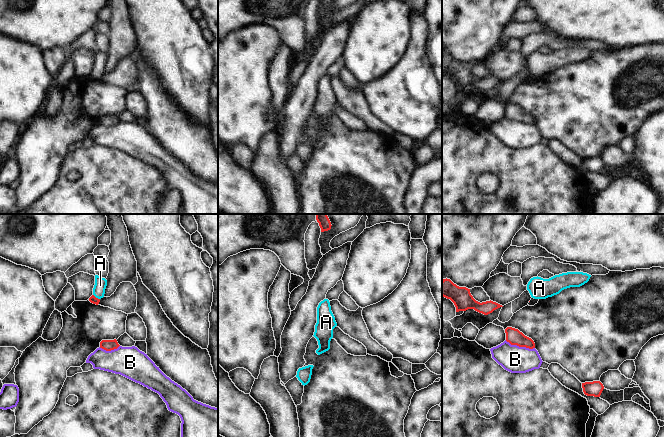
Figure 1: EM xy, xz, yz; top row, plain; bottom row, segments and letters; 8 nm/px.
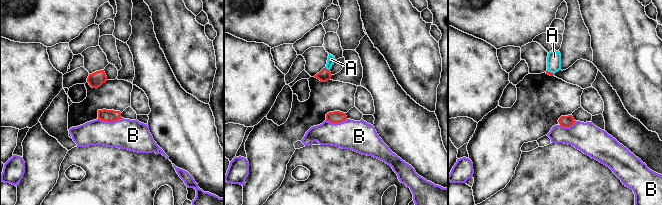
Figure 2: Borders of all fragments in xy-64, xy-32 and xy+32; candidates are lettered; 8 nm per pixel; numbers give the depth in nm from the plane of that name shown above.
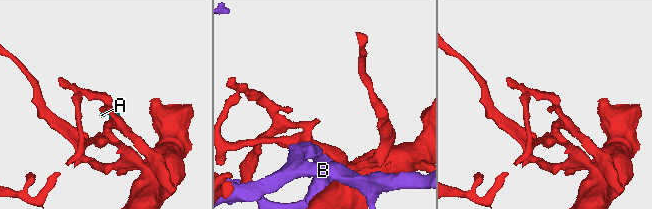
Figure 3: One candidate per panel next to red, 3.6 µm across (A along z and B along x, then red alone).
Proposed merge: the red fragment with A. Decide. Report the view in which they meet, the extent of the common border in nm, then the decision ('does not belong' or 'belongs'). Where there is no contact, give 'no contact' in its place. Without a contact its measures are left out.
xy | 70 nm | belongs

